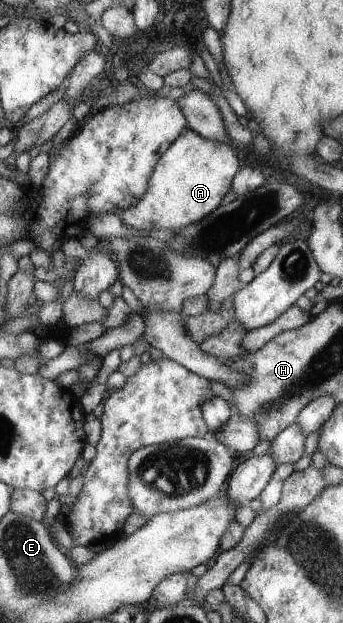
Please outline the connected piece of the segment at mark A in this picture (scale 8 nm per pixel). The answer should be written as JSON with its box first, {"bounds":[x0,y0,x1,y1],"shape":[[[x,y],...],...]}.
{"bounds":[118,128,243,232],"shape":[[[188,128],[162,155],[148,181],[148,193],[136,205],[118,211],[118,217],[124,225],[138,231],[169,229],[175,232],[190,227],[222,206],[222,199],[233,190],[234,179],[243,165],[234,145],[210,141]]]}

